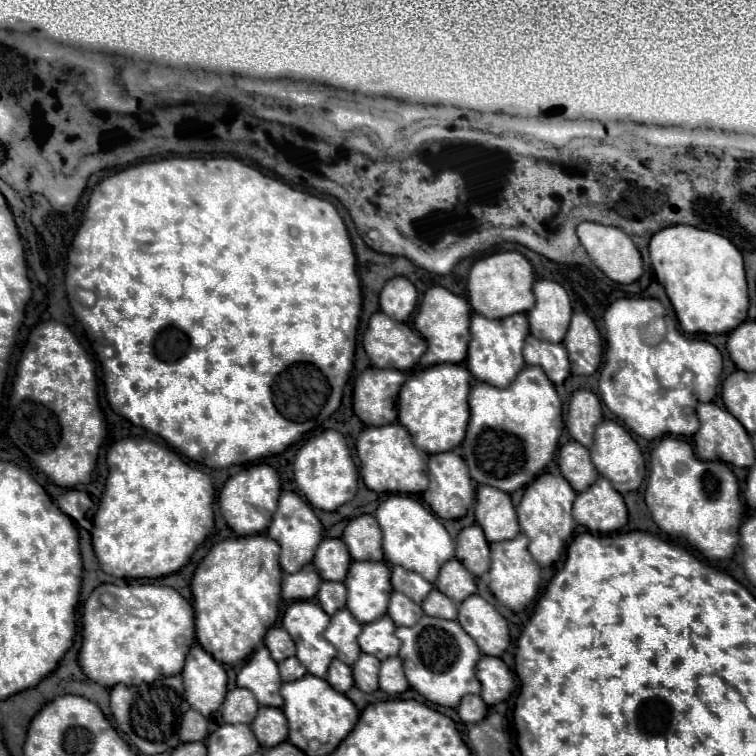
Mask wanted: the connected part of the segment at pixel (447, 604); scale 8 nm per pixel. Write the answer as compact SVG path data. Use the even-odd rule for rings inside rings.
M437 588L431 590L431 594L423 600L421 606L423 606L423 612L427 616L445 618L445 620L457 620L457 602L453 602L451 598L447 598Z

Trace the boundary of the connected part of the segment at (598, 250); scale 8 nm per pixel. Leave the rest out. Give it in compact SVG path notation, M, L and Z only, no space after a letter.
M581 222L577 226L577 236L579 236L581 244L585 246L593 264L611 280L615 280L619 284L631 284L631 282L637 282L639 276L643 274L641 254L635 248L635 244L631 242L631 238L621 228L603 226L603 224L597 224L597 222Z

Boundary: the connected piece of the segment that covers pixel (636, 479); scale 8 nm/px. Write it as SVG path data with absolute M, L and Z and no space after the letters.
M603 420L595 430L595 444L591 448L591 460L601 476L611 480L617 492L625 494L631 490L637 490L643 484L645 478L645 458L637 446L637 442L631 438L631 434L615 420Z

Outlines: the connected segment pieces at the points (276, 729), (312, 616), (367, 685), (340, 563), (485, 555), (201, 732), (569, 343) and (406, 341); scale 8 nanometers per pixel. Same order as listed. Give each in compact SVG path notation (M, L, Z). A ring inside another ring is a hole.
M261 706L253 724L251 724L261 748L273 748L287 740L287 718L281 708L267 708Z
M293 602L283 614L283 628L295 642L299 662L319 678L327 674L331 660L337 656L335 646L321 636L329 620L317 602Z
M361 654L359 660L353 664L353 678L355 686L363 692L375 692L377 690L377 676L379 676L379 660L371 654Z
M323 538L315 552L313 564L323 580L343 582L351 564L351 556L341 538Z
M477 524L467 526L459 532L457 560L463 562L463 566L475 576L483 576L489 570L489 544Z
M187 710L181 722L181 730L179 730L179 738L181 742L195 742L195 740L205 740L209 734L207 730L207 718L201 716L195 710Z
M575 312L571 318L571 326L565 334L563 346L569 352L571 372L589 376L593 374L603 360L603 344L601 334L595 322L585 312Z
M375 312L363 334L363 348L377 368L411 370L425 352L425 340L407 324L391 320L383 312Z

